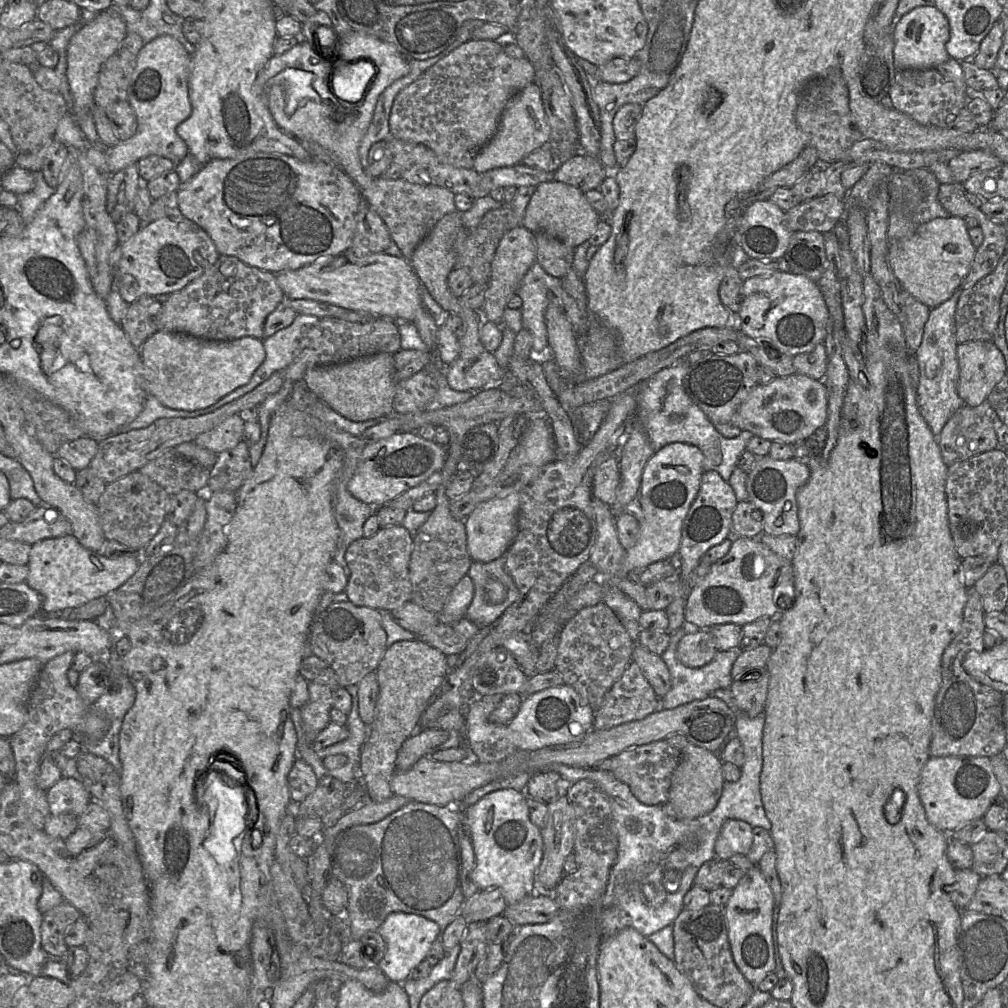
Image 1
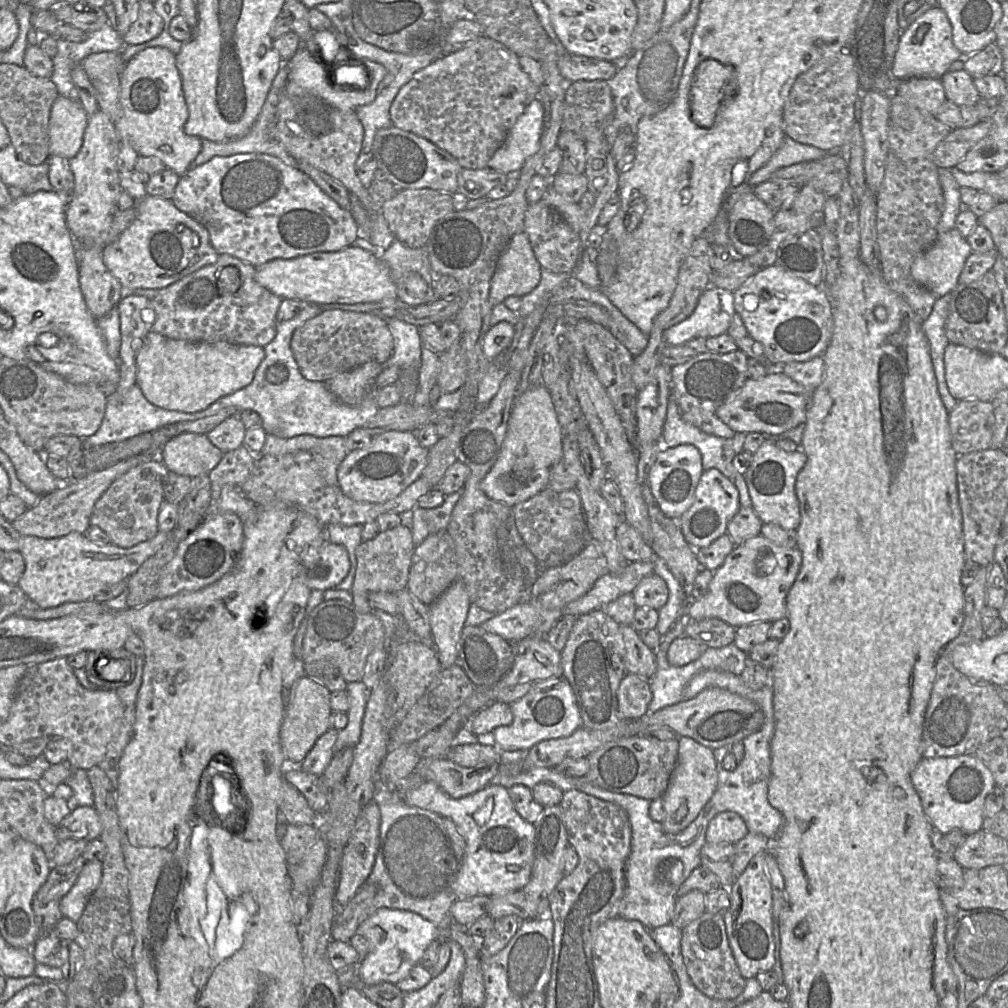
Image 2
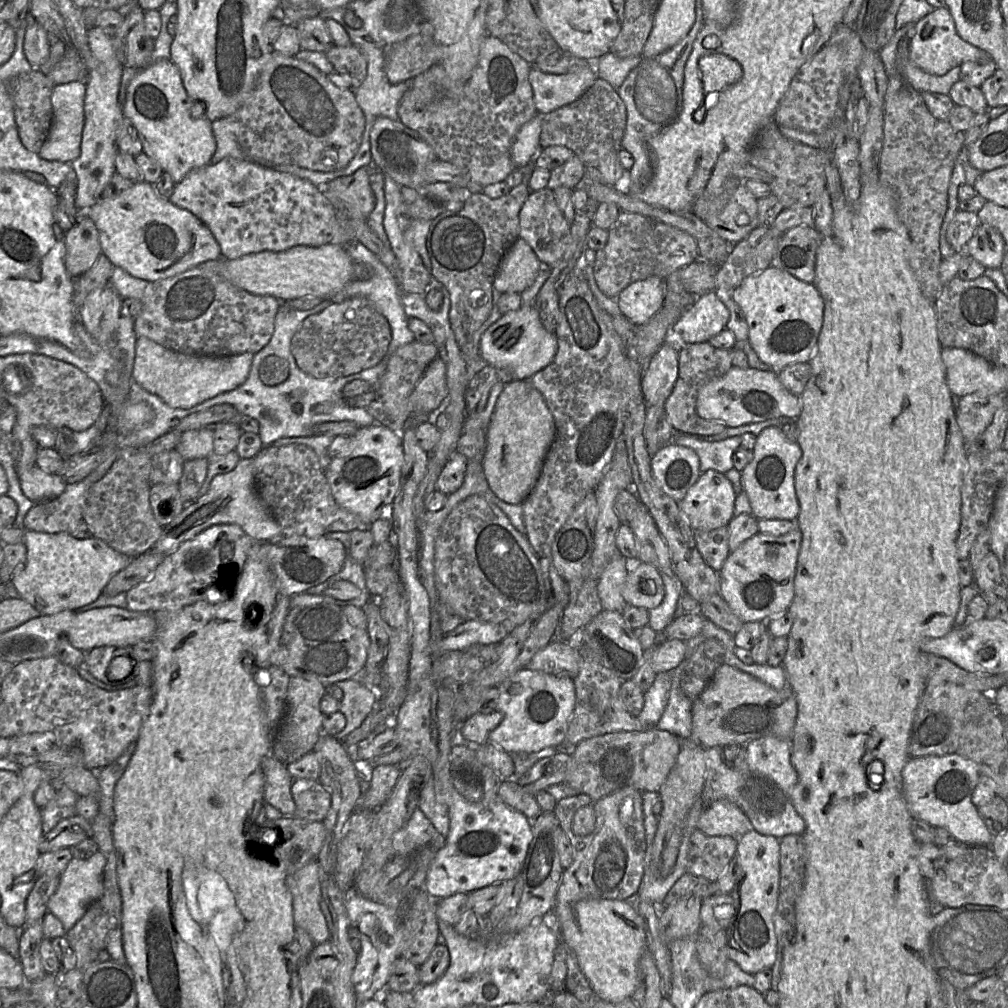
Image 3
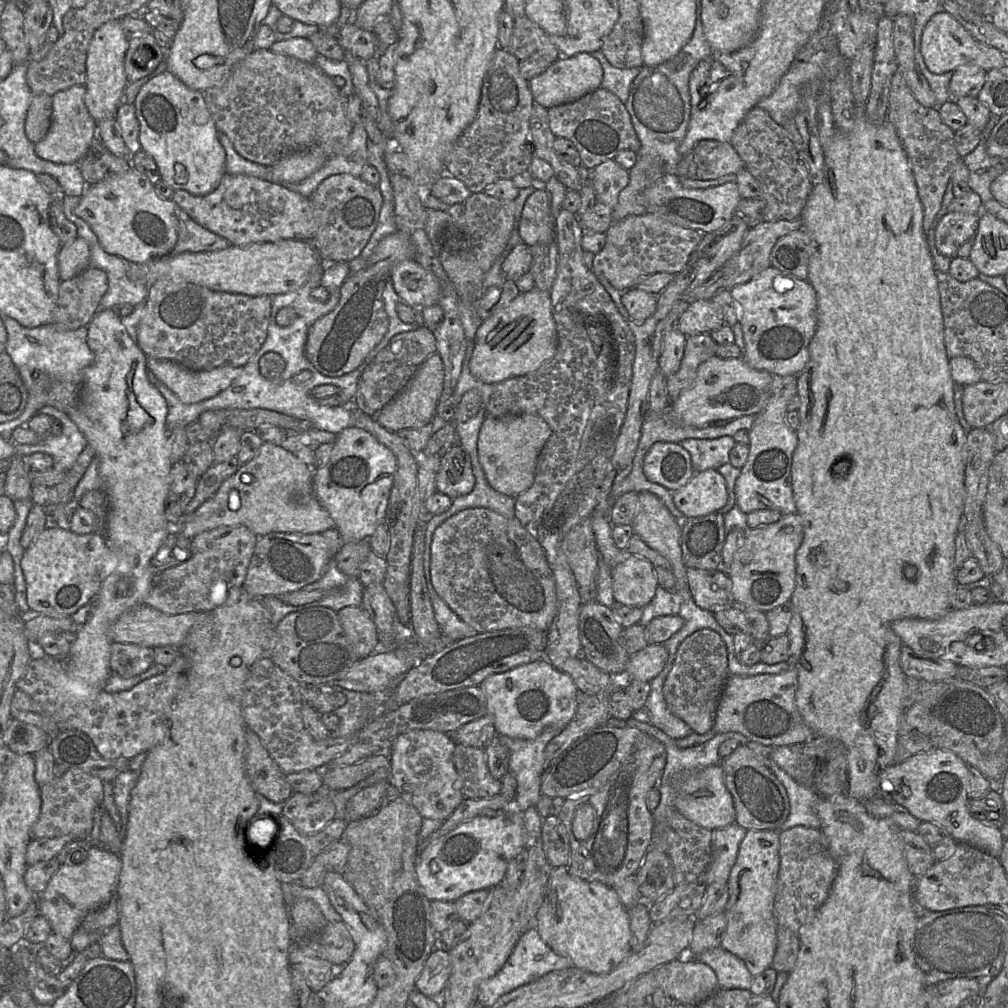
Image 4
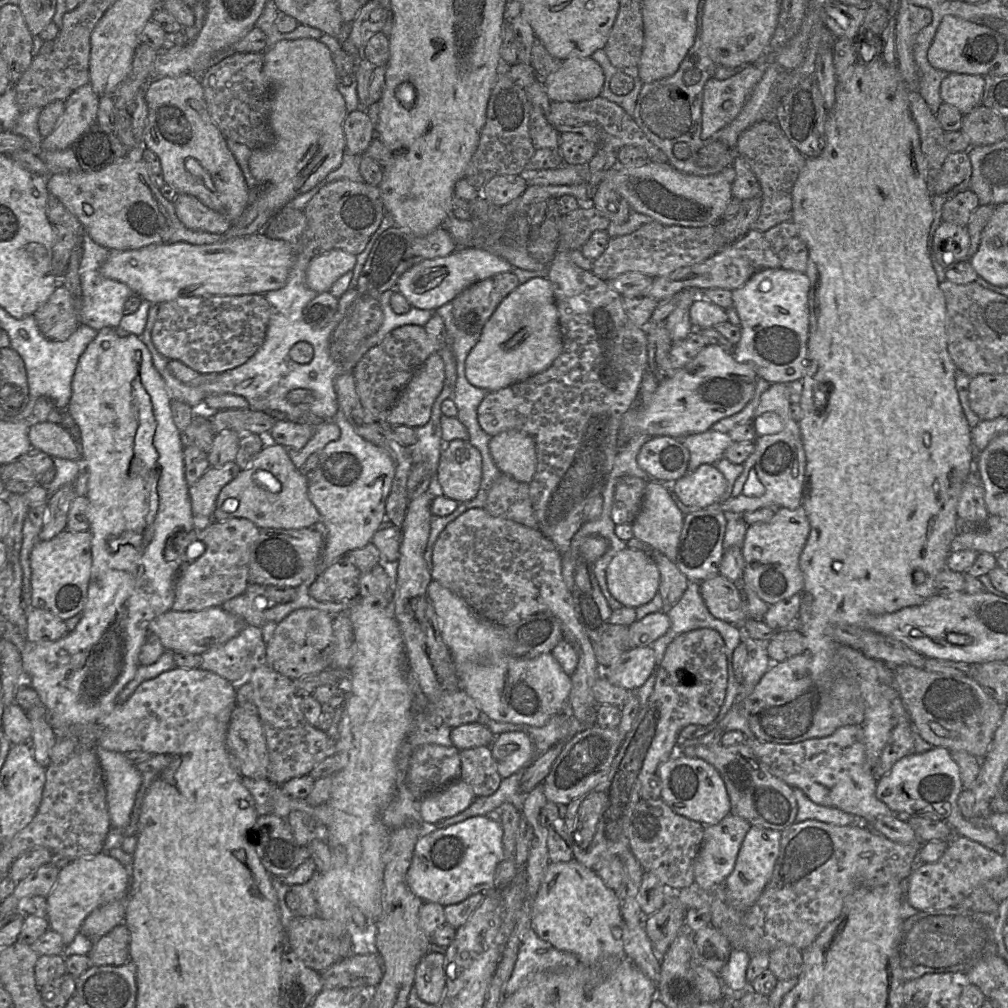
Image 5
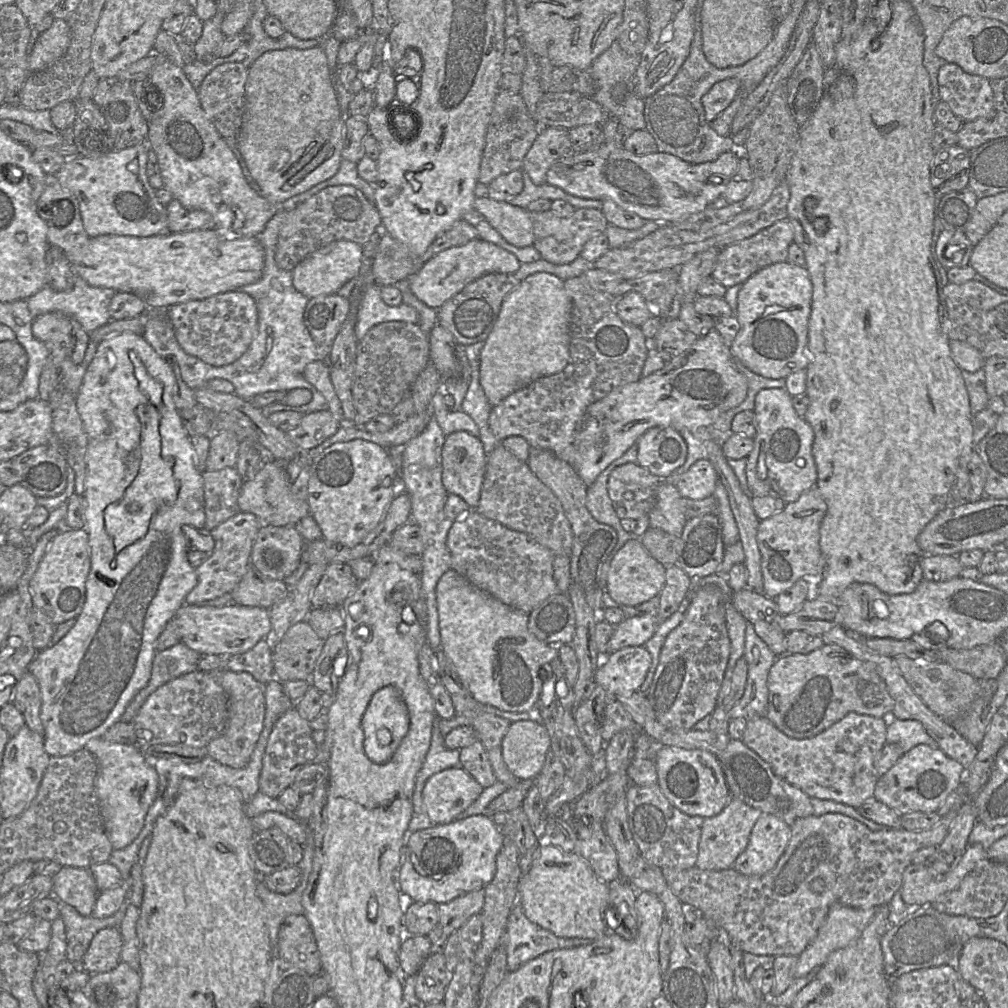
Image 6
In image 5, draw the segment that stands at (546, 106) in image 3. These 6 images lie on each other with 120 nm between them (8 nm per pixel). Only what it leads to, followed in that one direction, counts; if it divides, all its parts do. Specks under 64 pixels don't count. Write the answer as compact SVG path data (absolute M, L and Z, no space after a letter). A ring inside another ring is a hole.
M573 57L563 60L561 67L547 76L544 83L550 101L584 101L600 95L604 73L591 57Z

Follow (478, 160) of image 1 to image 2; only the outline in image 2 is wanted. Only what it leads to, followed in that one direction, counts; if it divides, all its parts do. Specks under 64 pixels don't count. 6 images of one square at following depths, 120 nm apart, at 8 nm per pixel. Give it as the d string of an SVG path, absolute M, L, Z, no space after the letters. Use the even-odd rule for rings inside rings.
M534 99L518 117L502 146L494 153L487 166L504 174L519 172L525 161L540 146L544 126L544 108Z

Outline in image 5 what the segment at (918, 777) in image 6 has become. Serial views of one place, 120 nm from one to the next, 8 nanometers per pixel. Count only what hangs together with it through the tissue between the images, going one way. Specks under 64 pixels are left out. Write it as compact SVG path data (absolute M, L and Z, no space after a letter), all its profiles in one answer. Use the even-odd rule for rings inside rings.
M932 748L922 753L913 752L898 760L887 774L878 779L876 795L898 816L925 816L935 820L943 820L950 825L956 836L966 837L1003 855L1005 840L988 826L987 820L983 822L968 821L961 814L957 798L962 789L960 769L950 751L946 748Z

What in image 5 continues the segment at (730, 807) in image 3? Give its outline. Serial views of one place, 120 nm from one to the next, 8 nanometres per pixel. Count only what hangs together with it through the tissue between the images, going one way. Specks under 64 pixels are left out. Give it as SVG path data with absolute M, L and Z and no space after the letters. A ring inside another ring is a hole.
M676 751L659 765L657 774L661 781L659 798L675 813L708 826L717 824L730 812L725 783L716 768L705 760Z

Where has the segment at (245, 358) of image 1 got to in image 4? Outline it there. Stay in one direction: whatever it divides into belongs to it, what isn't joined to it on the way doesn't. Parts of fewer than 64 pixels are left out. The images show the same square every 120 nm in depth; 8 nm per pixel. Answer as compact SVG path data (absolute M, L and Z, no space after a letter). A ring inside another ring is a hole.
M147 358L147 367L183 403L193 404L212 398L230 386L242 367L220 366L194 371L176 362Z

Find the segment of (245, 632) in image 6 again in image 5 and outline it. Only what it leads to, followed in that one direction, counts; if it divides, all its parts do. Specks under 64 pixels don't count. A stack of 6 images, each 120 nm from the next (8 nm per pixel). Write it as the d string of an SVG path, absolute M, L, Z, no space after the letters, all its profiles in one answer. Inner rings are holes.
M209 607L196 611L170 610L155 617L149 624L149 633L157 635L165 651L202 654L203 652L229 641L247 623L239 616L222 607Z

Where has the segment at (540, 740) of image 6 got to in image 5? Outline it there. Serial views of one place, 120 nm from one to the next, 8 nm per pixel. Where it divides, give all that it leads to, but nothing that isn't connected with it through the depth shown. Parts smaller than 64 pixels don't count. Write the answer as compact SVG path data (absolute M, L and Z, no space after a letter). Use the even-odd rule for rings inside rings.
M518 730L496 736L490 749L502 779L523 770L538 755L529 734Z

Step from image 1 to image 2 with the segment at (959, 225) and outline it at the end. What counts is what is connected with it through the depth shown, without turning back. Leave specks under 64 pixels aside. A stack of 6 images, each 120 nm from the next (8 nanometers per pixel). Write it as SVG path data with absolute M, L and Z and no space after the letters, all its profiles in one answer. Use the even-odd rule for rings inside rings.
M953 228L938 234L935 243L914 259L911 275L937 298L943 297L958 285L960 273L971 253L967 239Z

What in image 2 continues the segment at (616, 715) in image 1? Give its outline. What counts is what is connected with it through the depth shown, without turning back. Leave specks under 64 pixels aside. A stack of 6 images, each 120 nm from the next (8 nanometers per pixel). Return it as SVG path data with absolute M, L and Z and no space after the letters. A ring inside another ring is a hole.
M626 673L618 691L618 710L624 719L636 719L648 711L652 700L652 690L649 679L633 673Z

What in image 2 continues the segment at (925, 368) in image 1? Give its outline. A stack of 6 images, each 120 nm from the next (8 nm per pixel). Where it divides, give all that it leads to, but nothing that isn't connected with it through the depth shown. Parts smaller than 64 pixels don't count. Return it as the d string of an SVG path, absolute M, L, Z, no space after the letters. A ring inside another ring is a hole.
M950 294L937 298L928 318L922 323L922 330L928 340L931 361L942 402L950 413L958 400L949 392L944 365L944 352L949 344L945 333L945 322L948 316Z

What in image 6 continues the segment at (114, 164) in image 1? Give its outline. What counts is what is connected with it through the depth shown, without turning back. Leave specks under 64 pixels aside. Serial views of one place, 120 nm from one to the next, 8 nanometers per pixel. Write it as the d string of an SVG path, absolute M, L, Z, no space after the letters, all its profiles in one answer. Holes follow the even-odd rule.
M164 59L153 68L150 80L163 95L163 106L148 120L147 134L158 158L163 187L184 207L209 212L218 233L227 239L262 233L267 222L281 211L280 206L270 203L250 187L239 161L207 118L198 91L183 68Z

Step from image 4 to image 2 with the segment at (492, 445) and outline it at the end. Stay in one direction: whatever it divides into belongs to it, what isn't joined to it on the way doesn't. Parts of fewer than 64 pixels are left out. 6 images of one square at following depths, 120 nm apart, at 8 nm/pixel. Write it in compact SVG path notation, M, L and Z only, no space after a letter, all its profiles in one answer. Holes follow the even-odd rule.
M544 385L531 388L518 396L513 403L500 455L482 480L481 489L490 499L514 508L547 487L551 469L562 458L562 429L558 422L551 395Z

